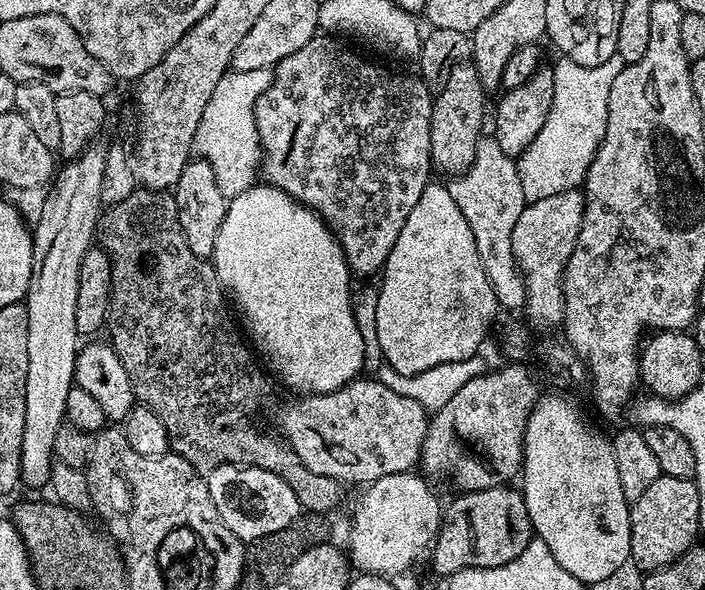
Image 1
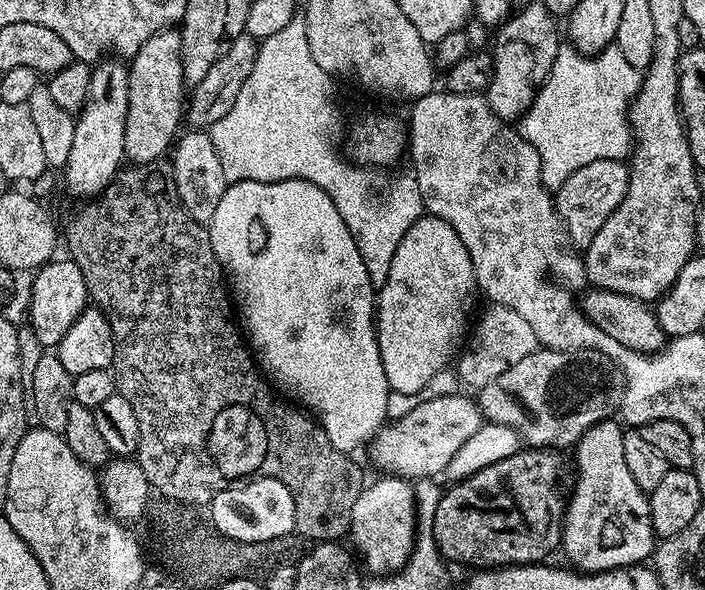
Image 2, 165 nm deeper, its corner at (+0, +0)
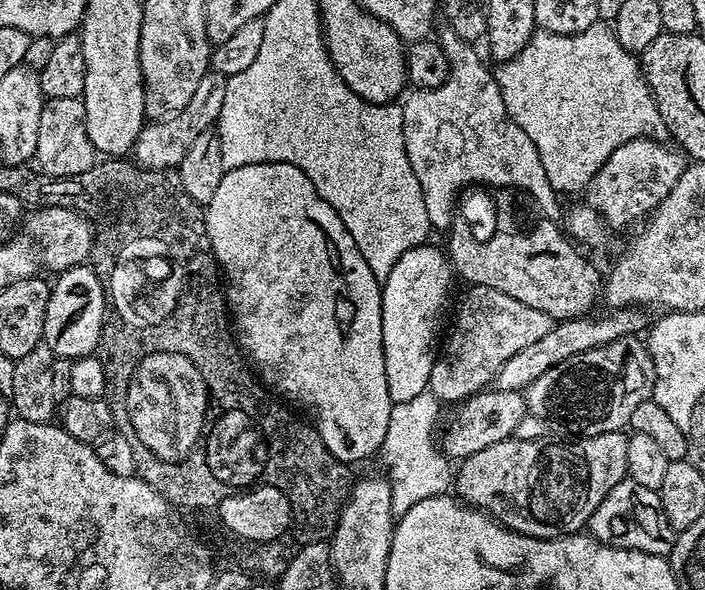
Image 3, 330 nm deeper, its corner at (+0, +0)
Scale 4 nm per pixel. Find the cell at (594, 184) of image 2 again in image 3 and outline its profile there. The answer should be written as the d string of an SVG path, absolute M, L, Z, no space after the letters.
M647 138L631 140L618 146L618 150L614 150L614 154L610 154L610 158L606 158L606 162L602 162L602 170L598 170L598 174L594 174L592 183L586 189L586 203L594 210L598 210L609 226L632 224L635 220L640 219L643 221L645 217L655 212L659 204L666 198L666 194L670 194L670 190L674 190L674 182L678 182L678 178L684 173L686 167L684 153L675 147L667 148L668 146L667 143Z

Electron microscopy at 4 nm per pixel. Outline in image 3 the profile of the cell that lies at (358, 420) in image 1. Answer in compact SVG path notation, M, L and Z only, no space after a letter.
M493 387L468 397L455 412L456 417L449 422L448 429L444 432L442 451L445 456L459 462L470 454L478 454L478 450L486 450L486 446L494 446L494 442L515 437L519 433L516 431L519 430L520 423L528 416L528 407L523 392L498 390Z

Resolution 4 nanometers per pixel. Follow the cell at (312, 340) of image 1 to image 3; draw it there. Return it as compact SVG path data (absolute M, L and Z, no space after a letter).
M270 162L227 169L222 182L218 182L218 190L214 198L210 198L206 206L206 219L208 236L212 239L212 252L216 256L223 283L226 285L230 323L240 351L254 369L255 375L259 377L265 388L273 393L281 392L276 394L283 397L289 405L297 409L305 408L308 411L307 419L322 438L326 450L334 454L334 458L352 466L355 465L355 460L364 460L367 456L375 457L384 446L386 426L390 426L390 410L393 405L390 394L386 390L386 362L382 346L382 298L380 297L382 284L374 278L374 270L366 266L366 258L362 258L358 246L354 246L354 238L350 238L350 230L342 226L342 218L338 218L334 206L330 206L330 202L321 198L318 190L314 190L312 176L302 174L298 166L286 162Z

